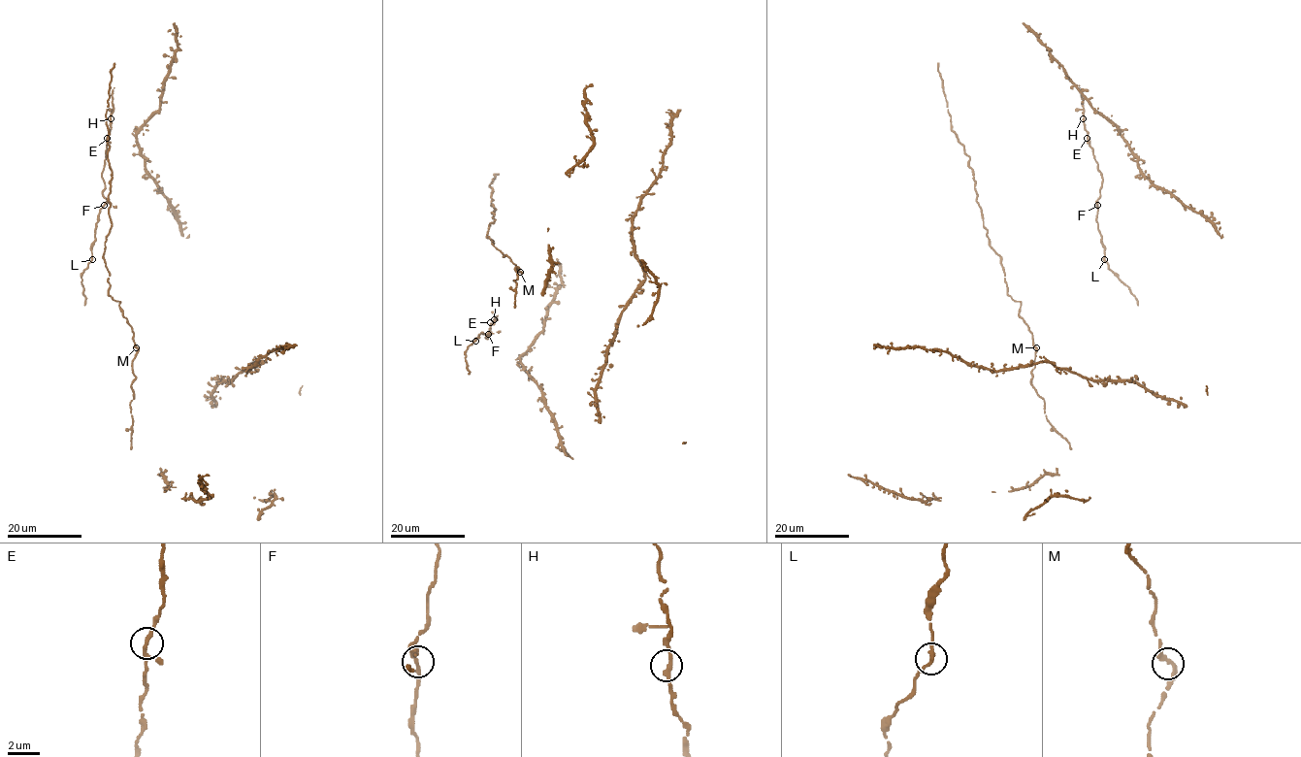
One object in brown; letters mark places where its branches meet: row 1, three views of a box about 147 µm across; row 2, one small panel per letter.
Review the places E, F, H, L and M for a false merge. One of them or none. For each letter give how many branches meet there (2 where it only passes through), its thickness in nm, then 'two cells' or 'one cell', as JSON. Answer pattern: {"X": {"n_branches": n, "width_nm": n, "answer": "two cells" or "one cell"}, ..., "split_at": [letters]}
{"E": {"n_branches": 2, "width_nm": 260, "answer": "one cell"}, "F": {"n_branches": 2, "width_nm": 280, "answer": "one cell"}, "H": {"n_branches": 2, "width_nm": 280, "answer": "one cell"}, "L": {"n_branches": 2, "width_nm": 240, "answer": "one cell"}, "M": {"n_branches": 2, "width_nm": 280, "answer": "one cell"}, "split_at": []}

